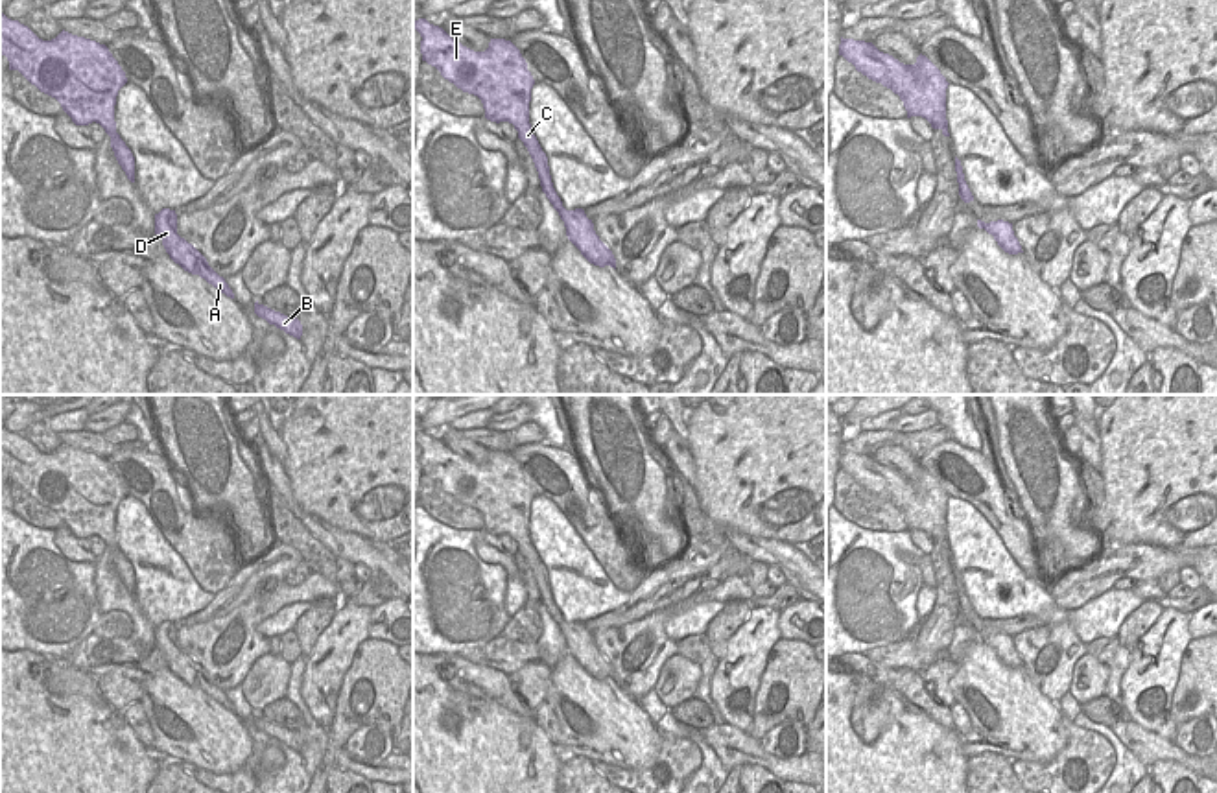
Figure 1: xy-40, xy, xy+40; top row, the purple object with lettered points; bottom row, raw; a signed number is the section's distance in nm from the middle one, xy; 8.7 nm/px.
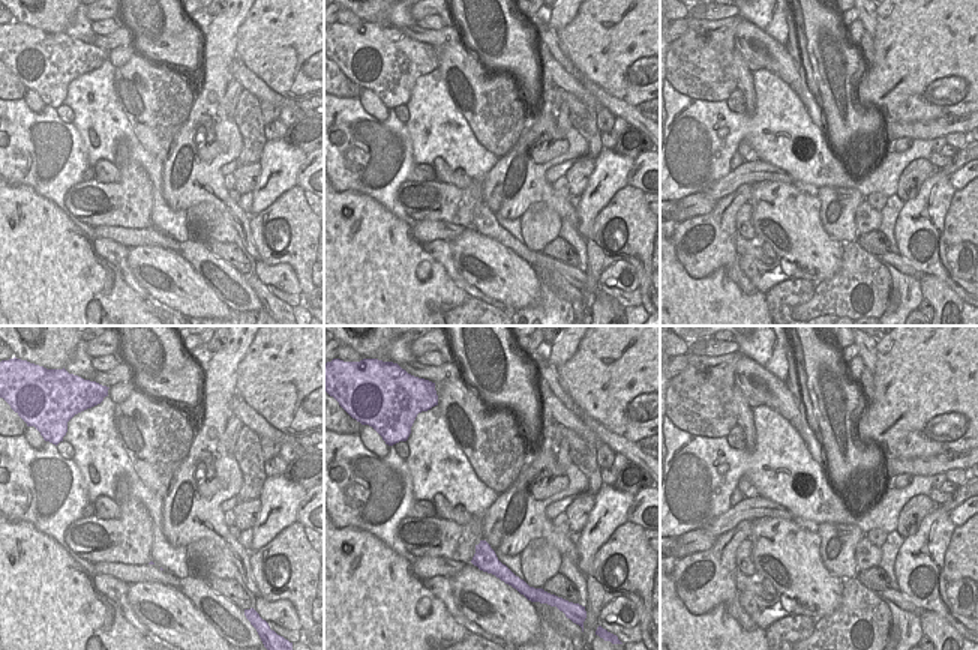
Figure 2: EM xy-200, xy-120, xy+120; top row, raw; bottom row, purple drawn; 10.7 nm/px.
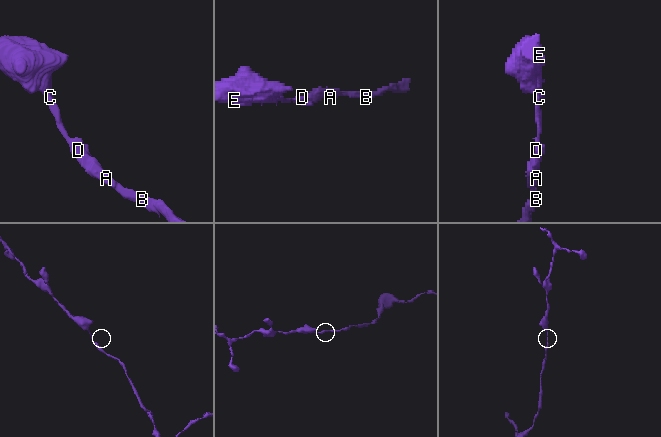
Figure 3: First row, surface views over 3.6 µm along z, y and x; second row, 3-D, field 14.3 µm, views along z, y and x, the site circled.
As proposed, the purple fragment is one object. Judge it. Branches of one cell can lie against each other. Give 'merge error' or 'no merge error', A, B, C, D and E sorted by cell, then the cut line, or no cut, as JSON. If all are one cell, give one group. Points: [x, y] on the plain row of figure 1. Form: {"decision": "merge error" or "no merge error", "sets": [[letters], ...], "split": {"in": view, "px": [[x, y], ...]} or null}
{"decision": "no merge error", "sets": [["A", "B", "C", "D", "E"]], "split": null}

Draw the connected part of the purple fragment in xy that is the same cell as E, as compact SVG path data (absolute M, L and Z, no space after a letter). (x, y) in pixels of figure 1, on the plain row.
M426 432L415 433L413 441L422 450L422 474L435 479L444 492L463 505L478 509L487 533L514 539L518 551L535 575L542 605L564 634L568 653L590 677L616 682L616 671L596 647L592 633L586 631L583 621L566 623L553 601L548 570L529 537L529 515L535 492L520 463L511 454L490 452L485 465L474 465Z

